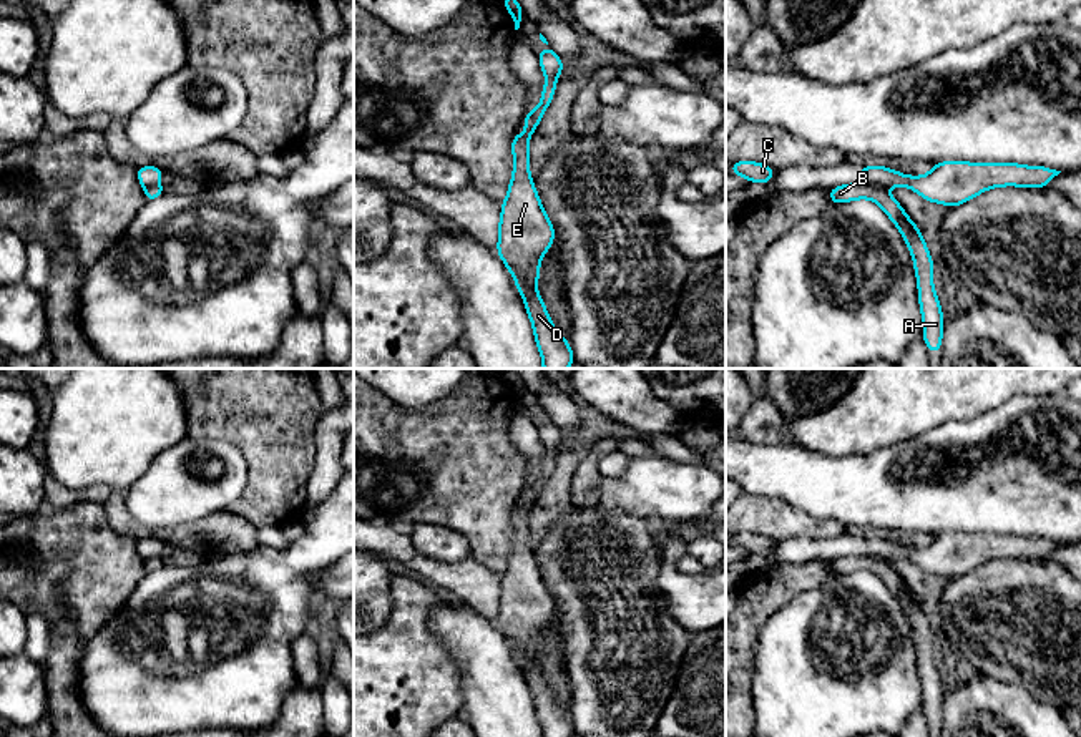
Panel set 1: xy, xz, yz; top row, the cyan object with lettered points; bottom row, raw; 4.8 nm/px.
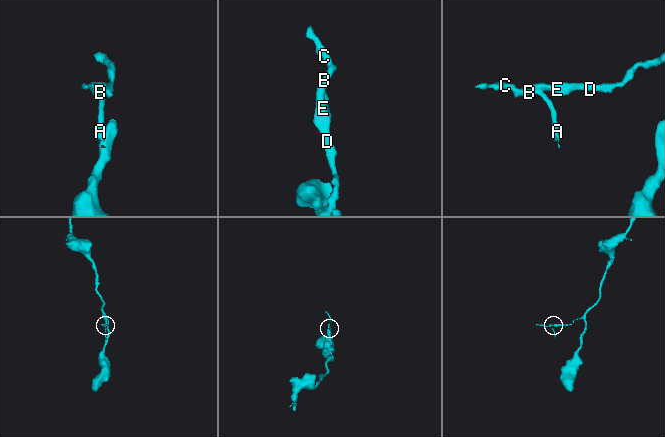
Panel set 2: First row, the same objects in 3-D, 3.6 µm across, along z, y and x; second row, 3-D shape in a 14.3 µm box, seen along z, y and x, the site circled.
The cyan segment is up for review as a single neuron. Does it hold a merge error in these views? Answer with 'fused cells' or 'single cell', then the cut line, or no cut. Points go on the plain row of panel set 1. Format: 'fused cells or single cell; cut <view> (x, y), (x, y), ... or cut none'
fused cells; cut yz (862, 555), (867, 556)

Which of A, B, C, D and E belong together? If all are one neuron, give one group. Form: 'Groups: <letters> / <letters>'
Groups: A B C / D E

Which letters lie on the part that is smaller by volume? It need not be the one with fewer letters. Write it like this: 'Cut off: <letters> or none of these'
Cut off: A, B, C

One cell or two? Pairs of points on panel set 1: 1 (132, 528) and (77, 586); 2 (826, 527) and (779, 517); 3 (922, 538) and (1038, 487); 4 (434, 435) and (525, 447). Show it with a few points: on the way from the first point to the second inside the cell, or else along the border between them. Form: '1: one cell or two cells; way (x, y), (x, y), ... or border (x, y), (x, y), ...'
1: two cells; border (102, 505), (107, 522), (136, 540)
2: one cell; way (814, 527), (791, 522)
3: two cells; border (892, 530), (927, 532), (932, 536)
4: two cells; border (515, 405), (510, 442), (523, 457), (523, 483)

